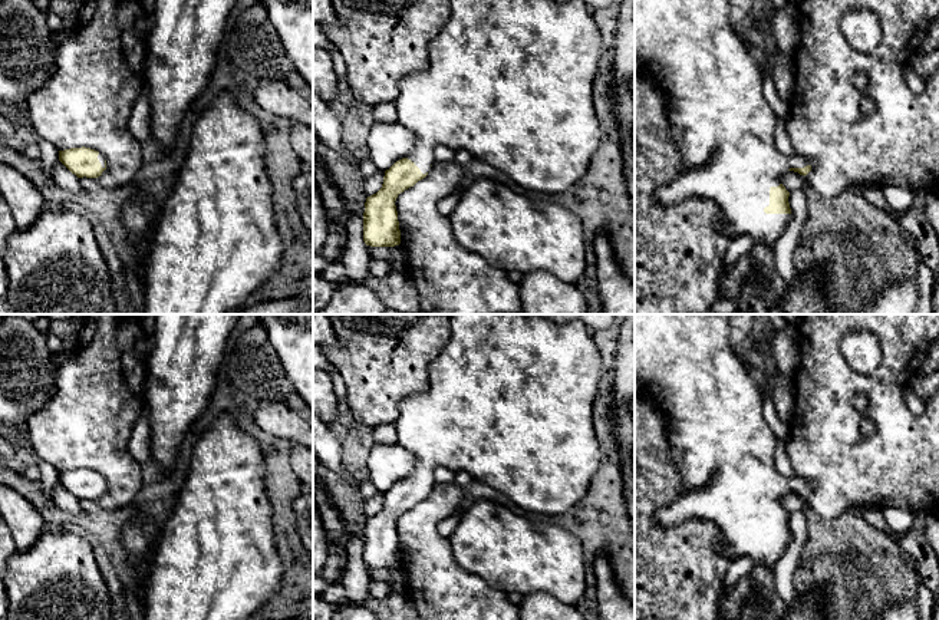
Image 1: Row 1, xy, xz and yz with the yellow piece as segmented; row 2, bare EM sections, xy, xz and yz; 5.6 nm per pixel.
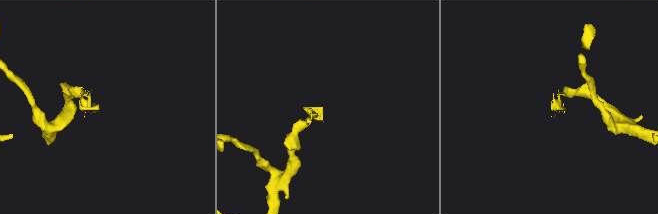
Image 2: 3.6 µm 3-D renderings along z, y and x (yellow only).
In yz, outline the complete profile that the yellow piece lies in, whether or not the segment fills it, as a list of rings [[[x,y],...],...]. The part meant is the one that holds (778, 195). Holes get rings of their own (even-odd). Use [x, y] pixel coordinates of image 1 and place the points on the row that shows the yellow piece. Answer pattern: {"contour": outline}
{"contour": [[[635,0],[635,67],[645,75],[652,76],[665,89],[669,102],[669,125],[672,136],[681,151],[683,159],[682,172],[668,185],[656,191],[656,198],[662,205],[673,205],[688,198],[698,197],[714,201],[721,211],[721,230],[731,238],[749,235],[755,244],[761,243],[774,250],[775,241],[782,235],[785,227],[791,221],[791,208],[788,202],[790,192],[782,185],[782,174],[794,171],[807,175],[811,171],[811,161],[794,155],[782,155],[775,146],[777,116],[767,103],[762,92],[762,62],[754,59],[748,40],[739,36],[729,20],[731,0]]]}

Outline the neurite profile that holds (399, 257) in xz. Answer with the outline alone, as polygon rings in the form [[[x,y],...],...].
[[[395,245],[391,248],[393,251],[392,263],[393,263],[395,271],[406,273],[408,264],[406,264],[406,254],[403,248],[401,245]]]

